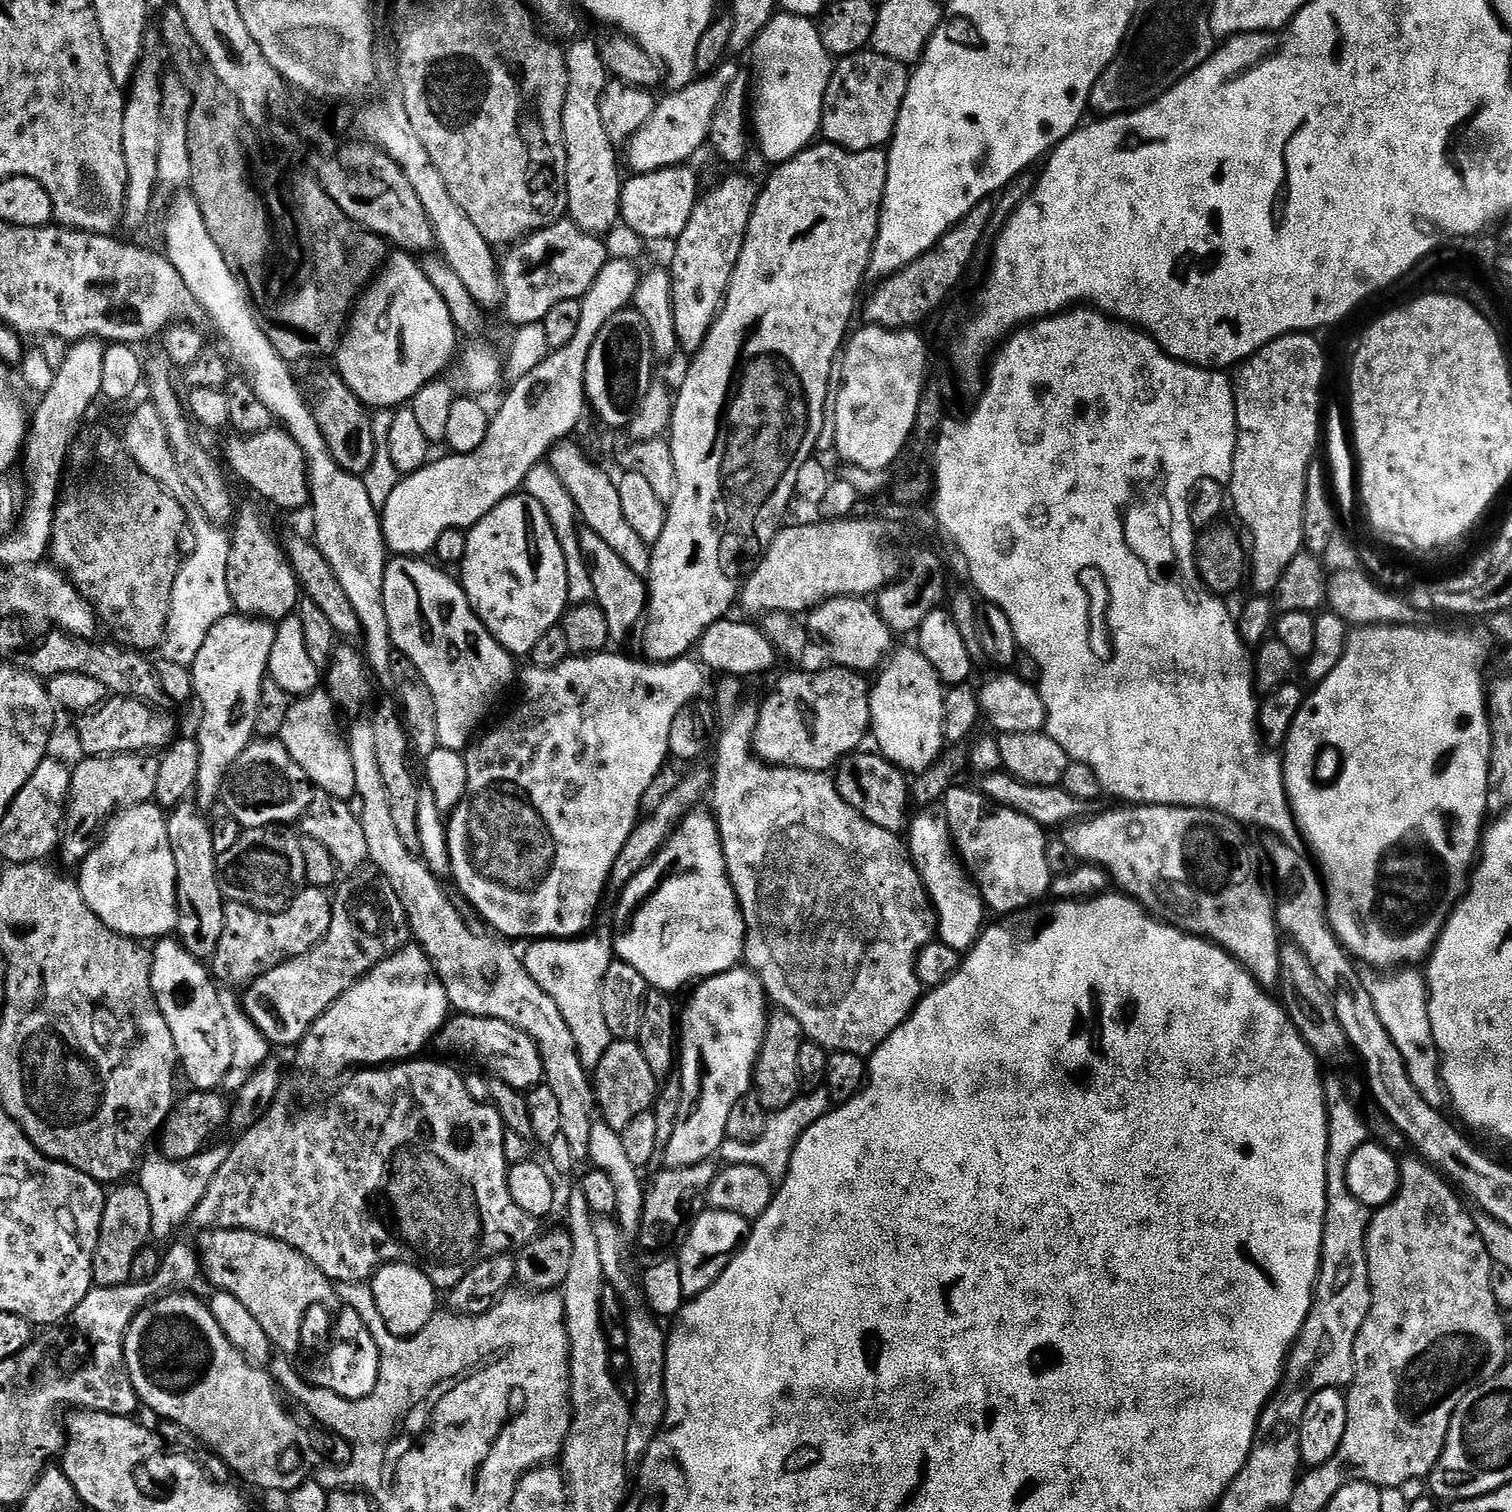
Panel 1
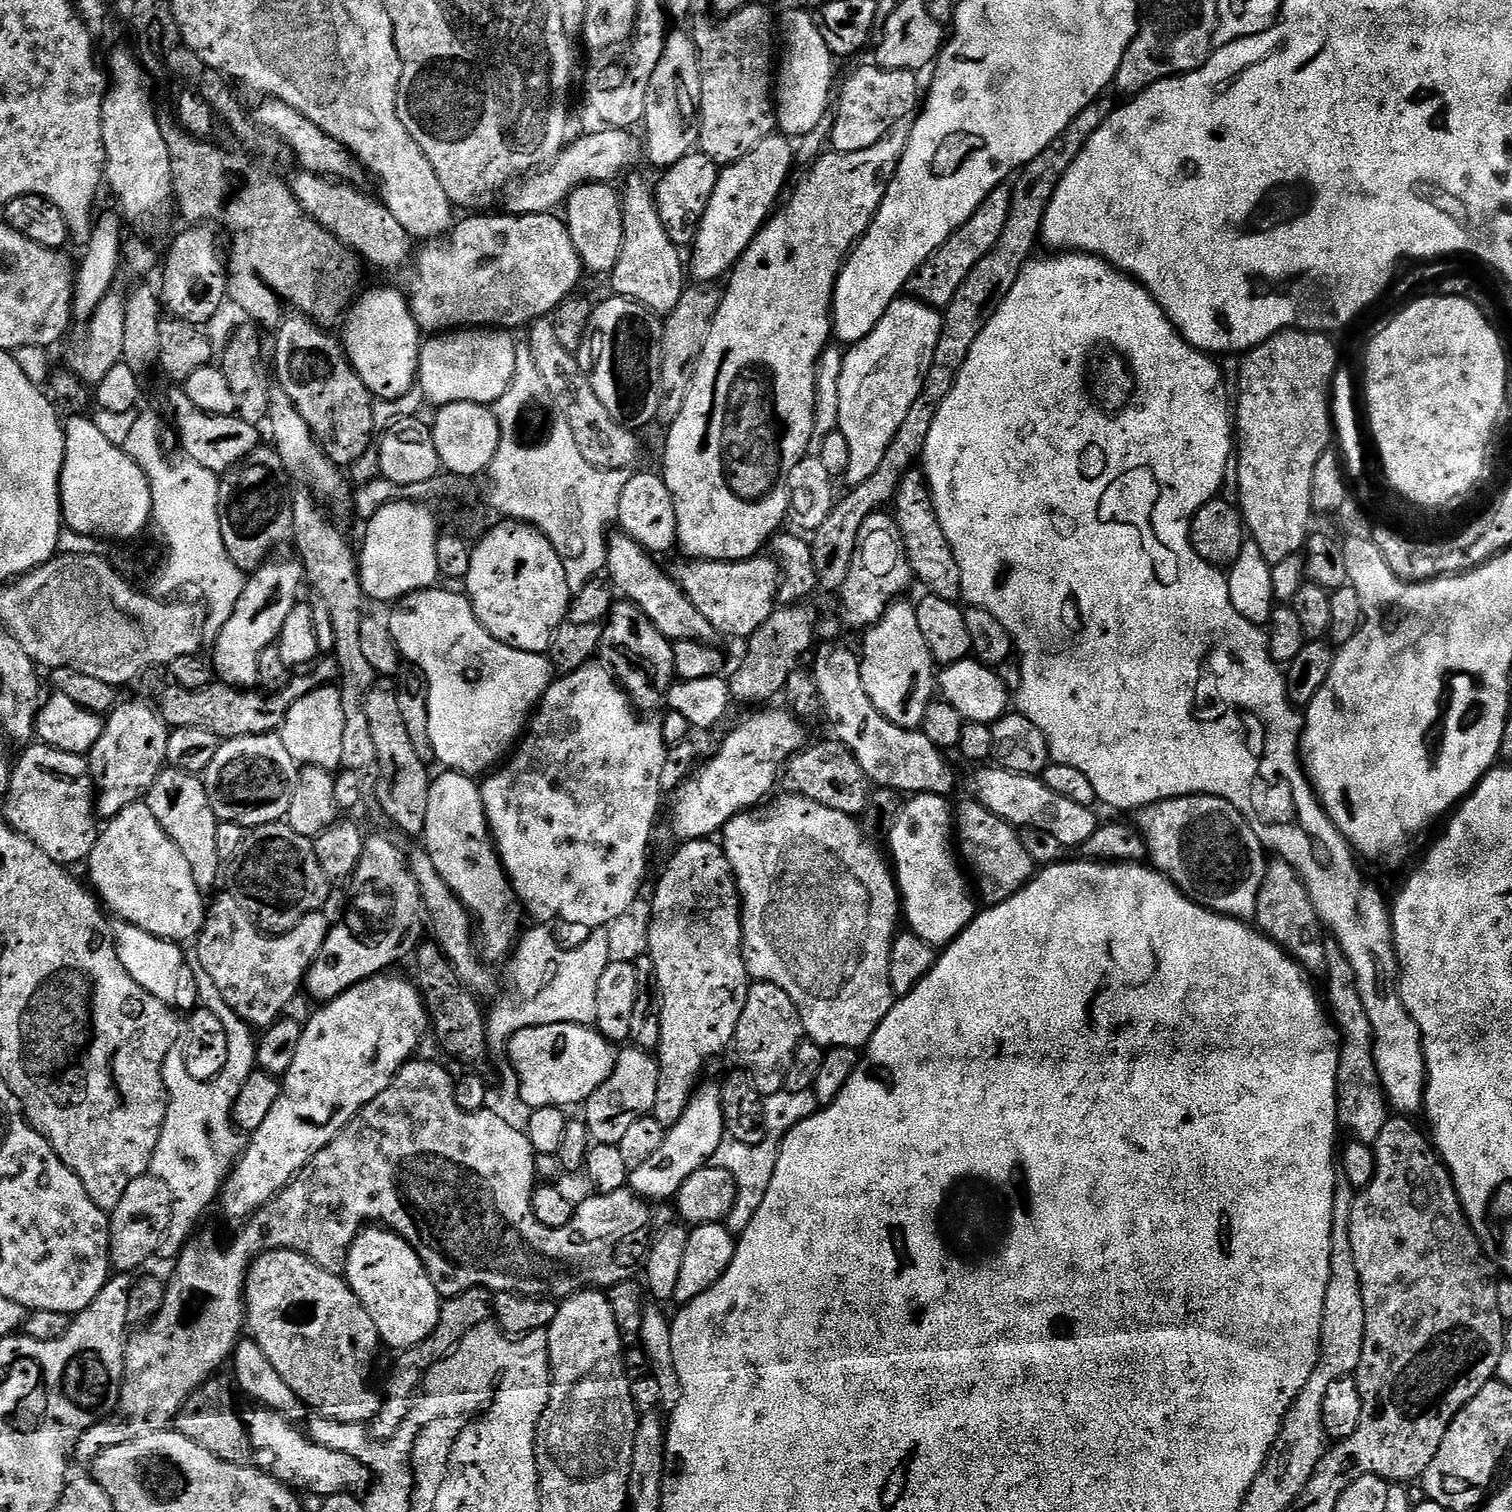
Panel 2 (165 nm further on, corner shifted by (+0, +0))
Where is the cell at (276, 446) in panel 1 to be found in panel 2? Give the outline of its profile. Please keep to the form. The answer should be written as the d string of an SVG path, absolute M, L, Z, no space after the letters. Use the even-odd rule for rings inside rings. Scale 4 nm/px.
M169 387L168 404L172 407L172 416L176 419L176 432L180 435L184 452L208 474L223 474L242 462L255 448L261 447L261 429L257 425L246 422L241 416L219 416L206 414L186 398L183 387Z

